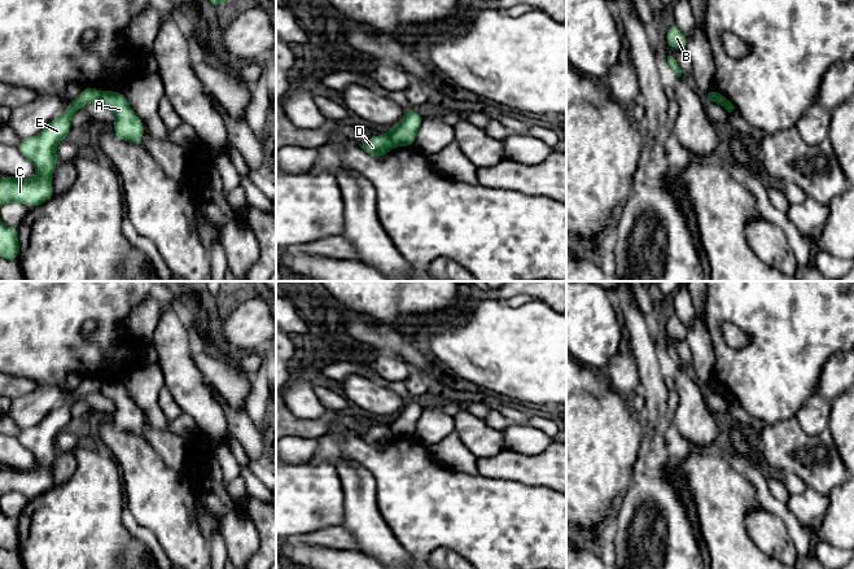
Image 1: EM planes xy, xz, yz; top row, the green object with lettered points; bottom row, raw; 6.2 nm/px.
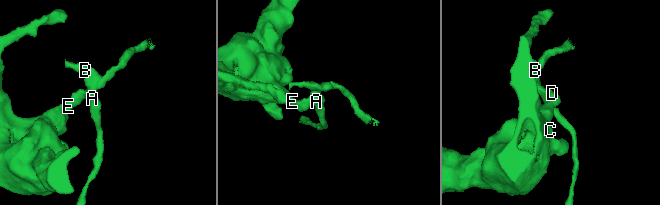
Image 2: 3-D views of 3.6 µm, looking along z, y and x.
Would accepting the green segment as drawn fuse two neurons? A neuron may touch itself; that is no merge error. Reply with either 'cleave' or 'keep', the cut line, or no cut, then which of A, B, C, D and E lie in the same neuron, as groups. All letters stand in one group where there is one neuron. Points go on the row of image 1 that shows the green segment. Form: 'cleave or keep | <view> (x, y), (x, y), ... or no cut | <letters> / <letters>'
cleave | xz (388, 132), (394, 145) | A B / C D E

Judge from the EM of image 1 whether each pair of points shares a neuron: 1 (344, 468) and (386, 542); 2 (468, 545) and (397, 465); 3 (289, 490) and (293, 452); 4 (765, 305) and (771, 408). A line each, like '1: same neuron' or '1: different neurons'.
1: same neuron
2: same neuron
3: different neurons
4: same neuron

